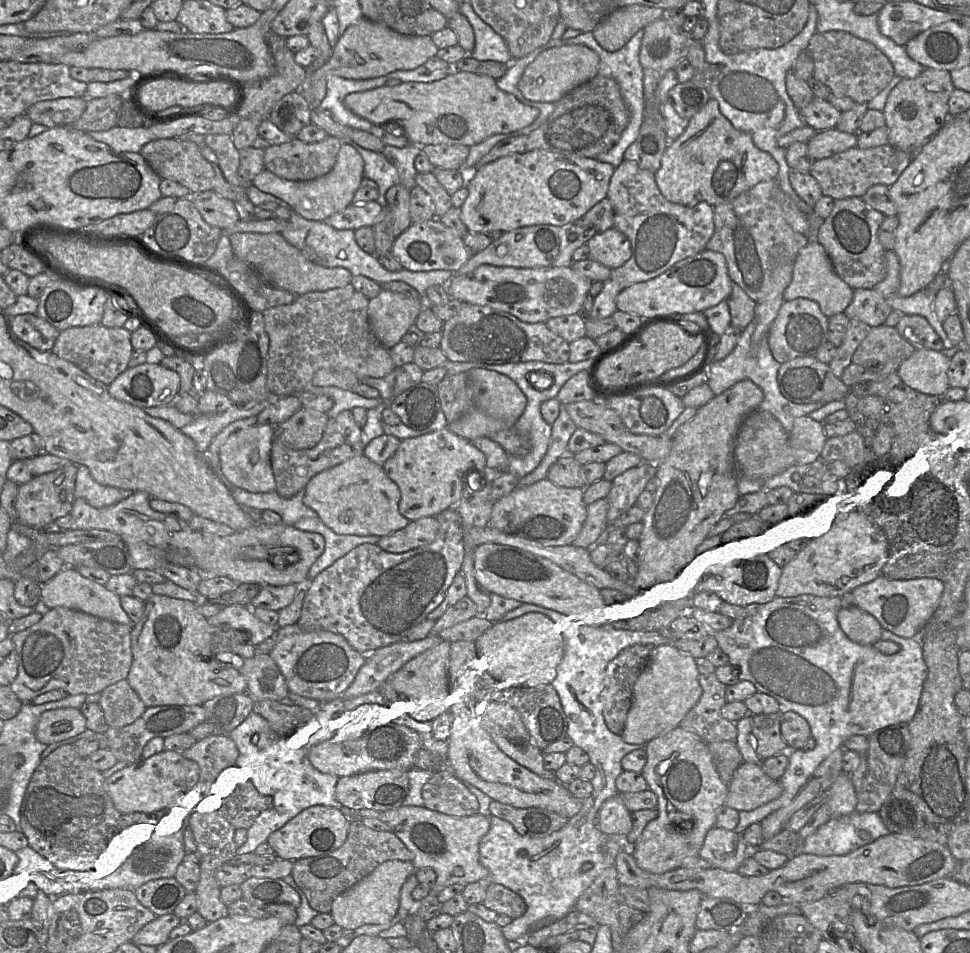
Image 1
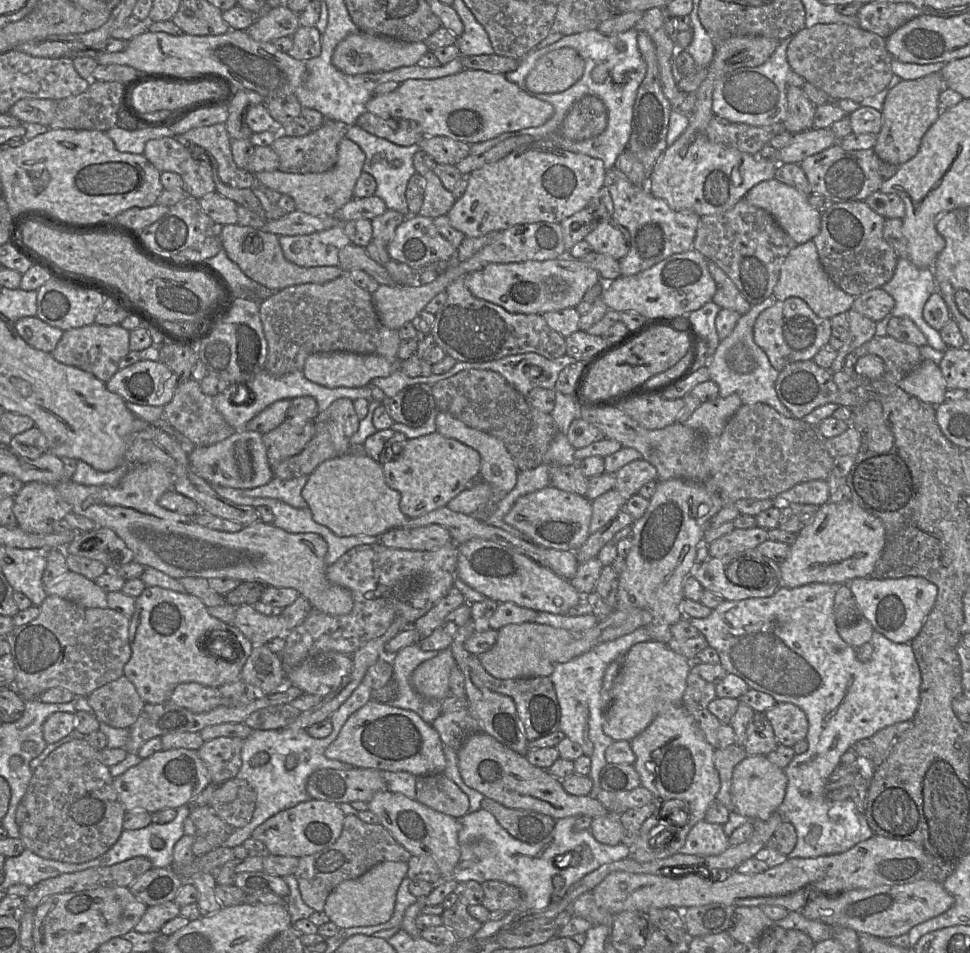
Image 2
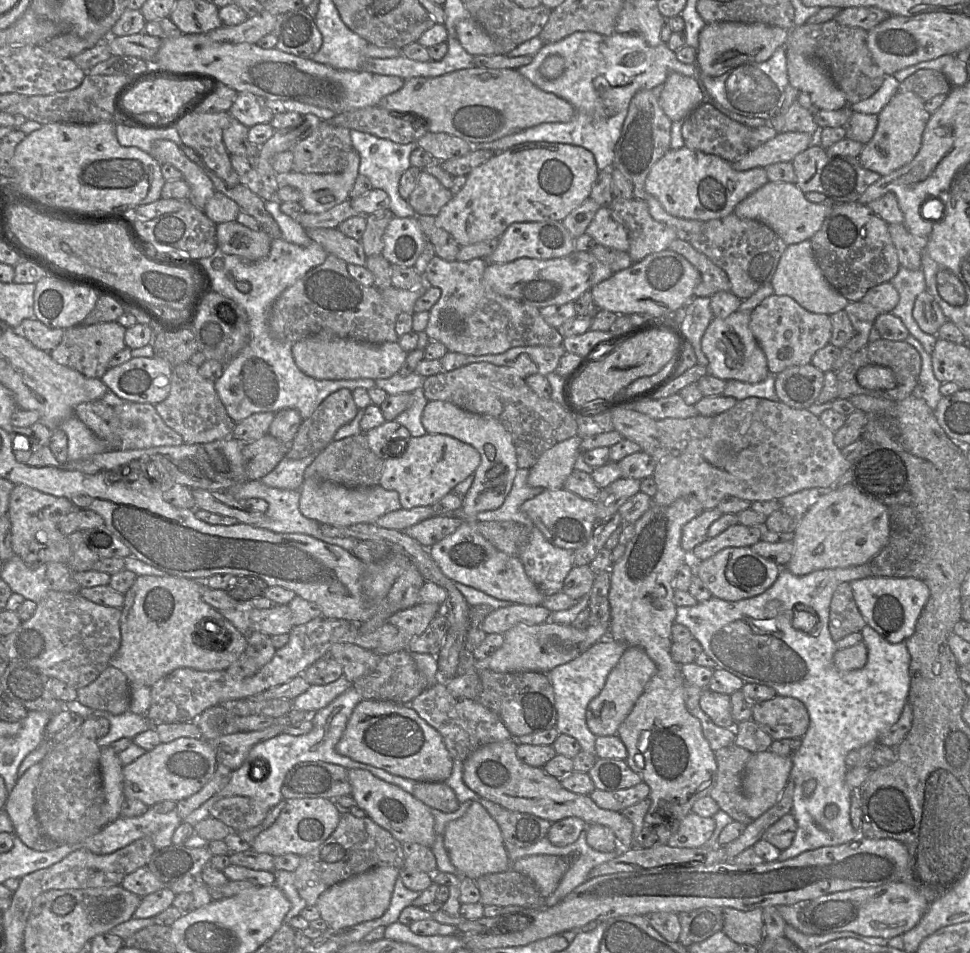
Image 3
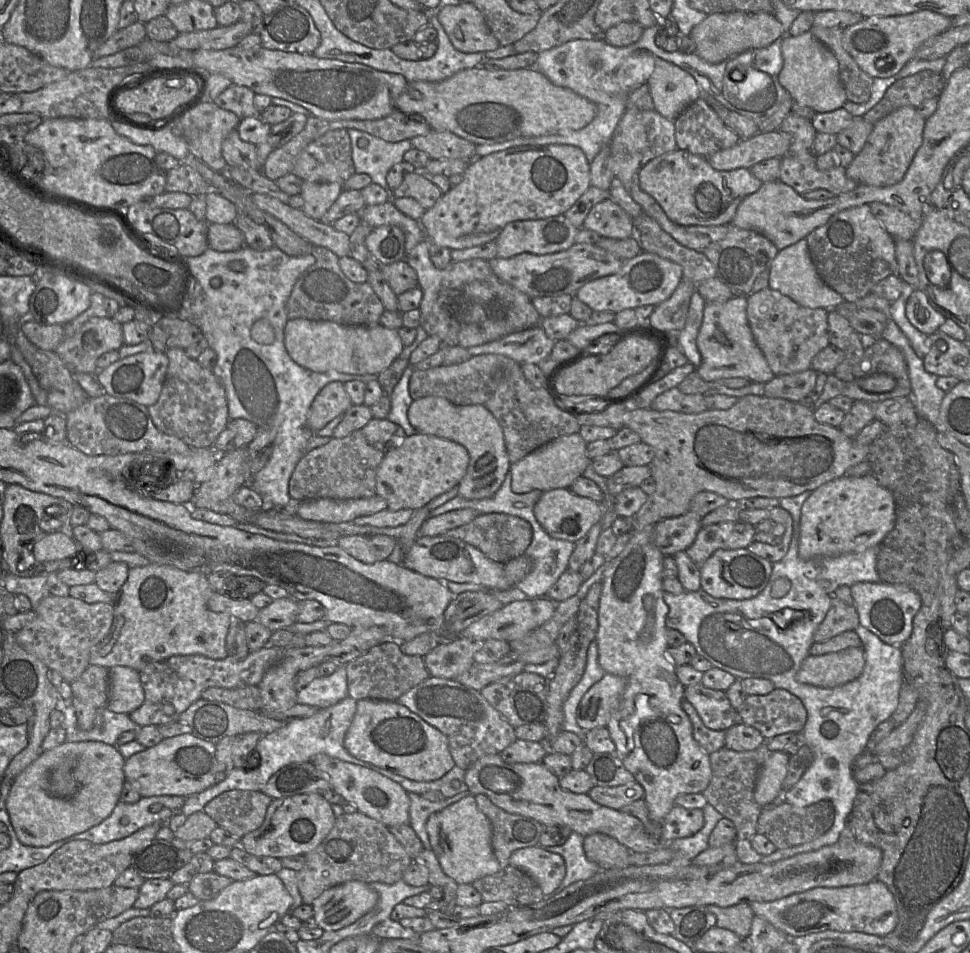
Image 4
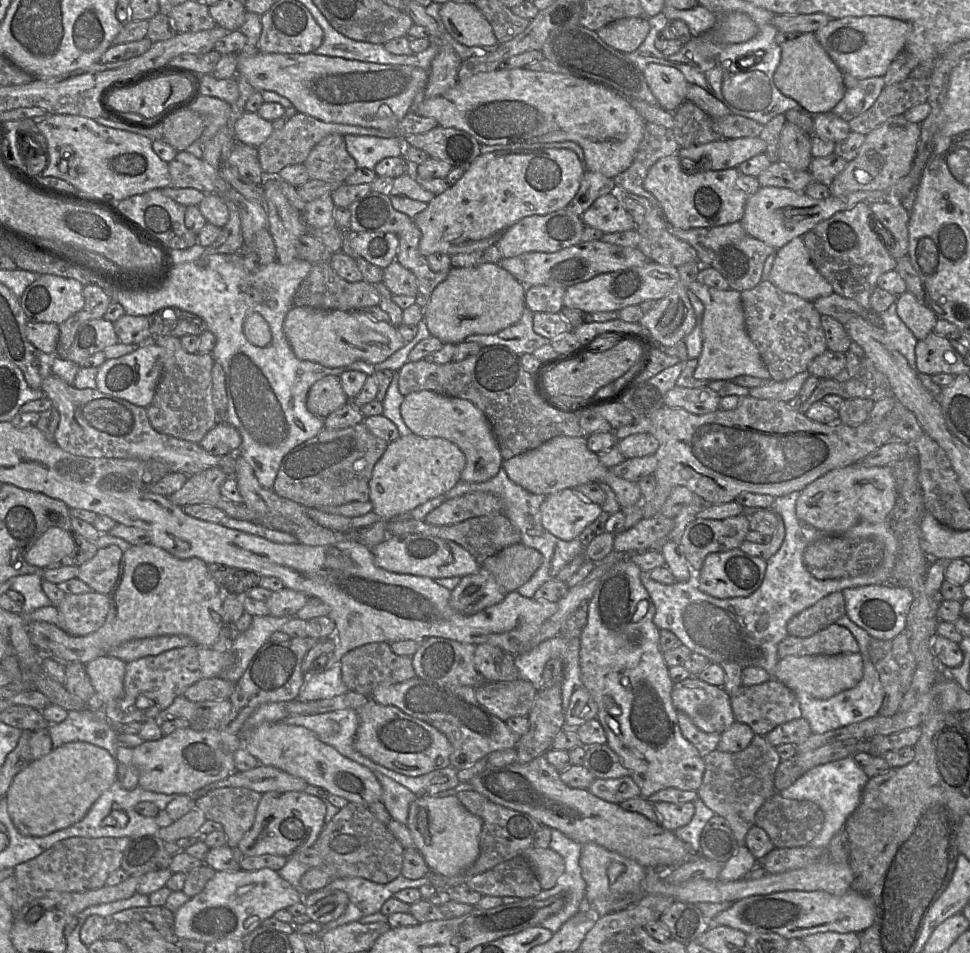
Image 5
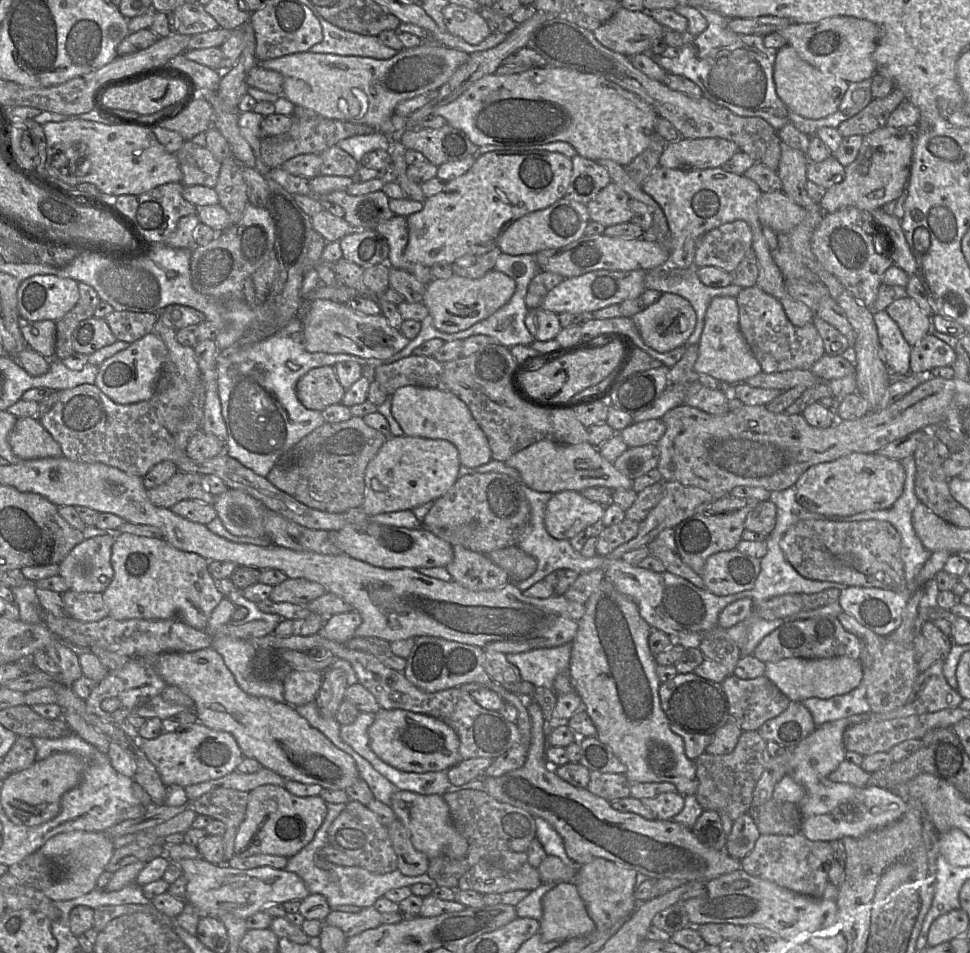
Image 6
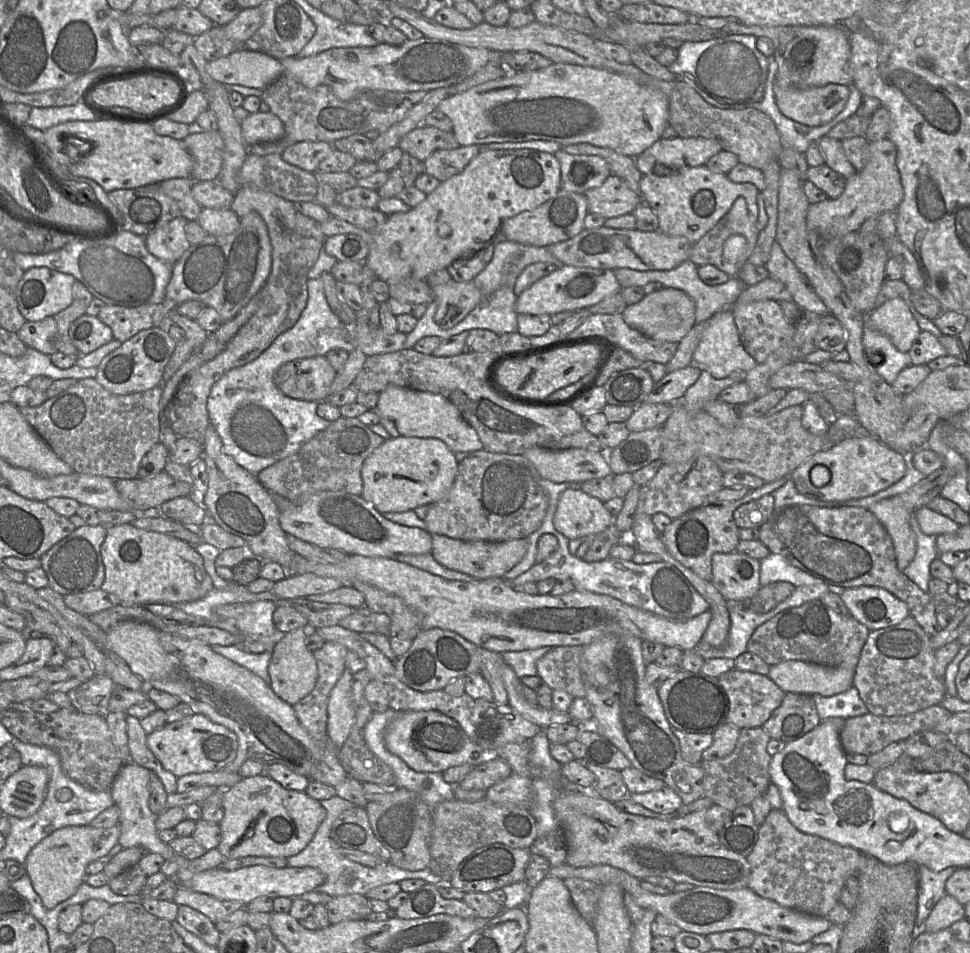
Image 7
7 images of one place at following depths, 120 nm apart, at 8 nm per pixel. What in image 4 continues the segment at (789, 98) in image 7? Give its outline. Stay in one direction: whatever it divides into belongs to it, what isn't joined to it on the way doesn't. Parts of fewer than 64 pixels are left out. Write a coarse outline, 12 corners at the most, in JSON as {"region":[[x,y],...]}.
{"region":[[810,31],[784,35],[778,81],[824,113],[848,100],[835,55]]}

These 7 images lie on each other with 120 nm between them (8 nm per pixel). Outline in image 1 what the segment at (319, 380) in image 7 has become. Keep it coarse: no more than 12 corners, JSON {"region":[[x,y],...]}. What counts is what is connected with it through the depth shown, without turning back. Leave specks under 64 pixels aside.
{"region":[[352,410],[330,417],[322,439],[294,450],[275,440],[276,491],[290,498],[318,473],[364,454]]}

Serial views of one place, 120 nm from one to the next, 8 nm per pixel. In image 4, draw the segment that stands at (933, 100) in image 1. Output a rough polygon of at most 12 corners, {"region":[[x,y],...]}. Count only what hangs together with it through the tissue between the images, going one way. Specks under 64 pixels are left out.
{"region":[[913,106],[879,120],[845,168],[859,185],[901,181],[922,144]]}

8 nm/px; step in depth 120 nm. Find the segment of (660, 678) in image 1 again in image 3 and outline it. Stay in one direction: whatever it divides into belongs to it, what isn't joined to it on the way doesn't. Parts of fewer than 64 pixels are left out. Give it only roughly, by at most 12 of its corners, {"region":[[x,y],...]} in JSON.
{"region":[[629,646],[589,703],[598,736],[617,735],[657,667]]}

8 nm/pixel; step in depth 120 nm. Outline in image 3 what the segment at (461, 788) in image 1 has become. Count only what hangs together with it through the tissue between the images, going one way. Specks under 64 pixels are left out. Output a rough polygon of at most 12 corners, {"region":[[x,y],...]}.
{"region":[[418,781],[412,795],[446,813],[460,806],[445,782]]}

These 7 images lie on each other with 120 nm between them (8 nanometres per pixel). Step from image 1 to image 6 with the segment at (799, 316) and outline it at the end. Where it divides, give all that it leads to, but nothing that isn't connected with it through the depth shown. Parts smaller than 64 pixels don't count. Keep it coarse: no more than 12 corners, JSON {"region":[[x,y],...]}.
{"region":[[758,286],[736,299],[763,372],[807,370],[825,355],[814,323],[793,325]]}

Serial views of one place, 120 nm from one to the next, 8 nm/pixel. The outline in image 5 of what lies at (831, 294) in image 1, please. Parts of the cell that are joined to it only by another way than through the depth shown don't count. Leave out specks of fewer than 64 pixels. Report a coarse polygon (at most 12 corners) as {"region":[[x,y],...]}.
{"region":[[802,237],[776,250],[768,281],[811,302],[834,292]]}

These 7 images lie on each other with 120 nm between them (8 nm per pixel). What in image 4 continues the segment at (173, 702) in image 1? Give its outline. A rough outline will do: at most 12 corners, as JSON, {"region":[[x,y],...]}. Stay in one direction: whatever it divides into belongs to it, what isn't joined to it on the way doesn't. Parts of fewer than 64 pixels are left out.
{"region":[[130,568],[90,664],[226,658],[201,572]]}

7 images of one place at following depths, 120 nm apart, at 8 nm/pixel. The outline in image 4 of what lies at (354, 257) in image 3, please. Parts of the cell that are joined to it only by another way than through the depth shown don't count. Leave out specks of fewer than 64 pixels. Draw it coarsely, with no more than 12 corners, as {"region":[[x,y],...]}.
{"region":[[250,194],[257,207],[312,245],[350,256],[349,235],[277,198]]}

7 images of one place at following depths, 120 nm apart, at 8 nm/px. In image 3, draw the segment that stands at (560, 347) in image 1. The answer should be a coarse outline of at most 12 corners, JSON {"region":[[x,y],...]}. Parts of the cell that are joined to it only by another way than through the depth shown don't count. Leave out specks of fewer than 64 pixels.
{"region":[[434,256],[424,330],[481,356],[561,346],[540,309],[502,296],[487,262]]}

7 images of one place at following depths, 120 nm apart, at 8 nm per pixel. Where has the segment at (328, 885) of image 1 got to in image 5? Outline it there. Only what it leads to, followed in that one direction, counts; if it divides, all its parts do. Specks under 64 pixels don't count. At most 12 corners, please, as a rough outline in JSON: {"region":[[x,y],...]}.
{"region":[[349,802],[313,845],[309,893],[340,878],[387,884],[404,848],[366,805]]}

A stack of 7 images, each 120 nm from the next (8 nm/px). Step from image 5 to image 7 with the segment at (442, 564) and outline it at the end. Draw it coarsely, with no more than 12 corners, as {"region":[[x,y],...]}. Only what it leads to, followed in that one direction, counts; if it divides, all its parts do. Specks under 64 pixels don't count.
{"region":[[317,492],[282,530],[349,555],[431,554],[432,534],[361,495]]}

